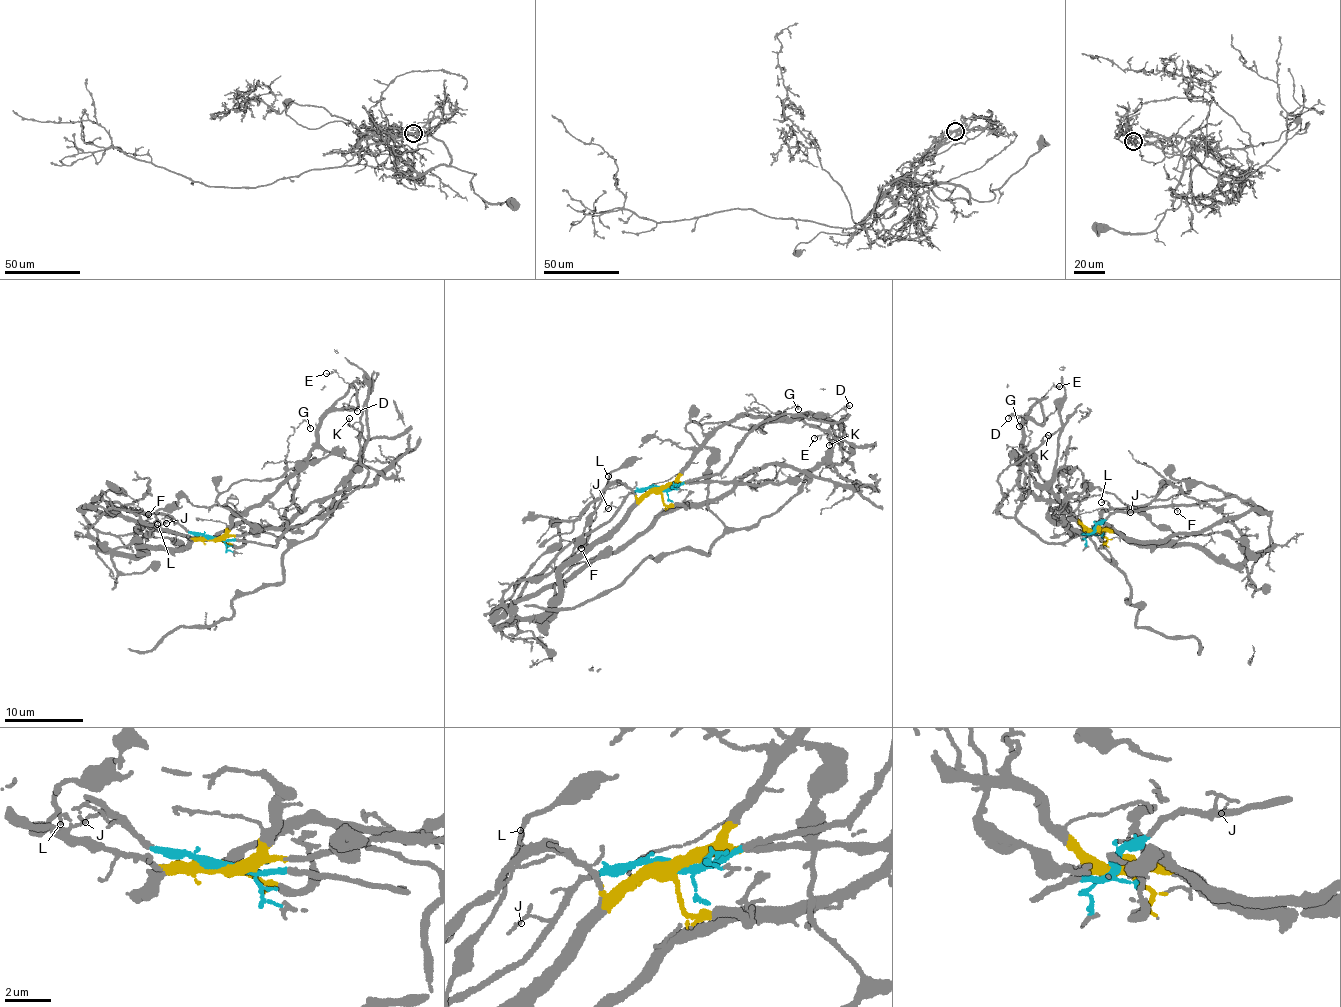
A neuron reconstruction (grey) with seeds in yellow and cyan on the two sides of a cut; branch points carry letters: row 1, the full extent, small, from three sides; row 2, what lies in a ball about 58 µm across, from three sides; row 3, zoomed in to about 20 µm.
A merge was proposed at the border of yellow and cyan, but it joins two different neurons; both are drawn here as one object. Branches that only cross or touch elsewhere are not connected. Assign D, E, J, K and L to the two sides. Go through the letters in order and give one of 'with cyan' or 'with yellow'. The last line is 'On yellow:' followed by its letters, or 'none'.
D: with yellow
E: with yellow
J: with cyan
K: with cyan
L: with yellow
On yellow: D, E, L

